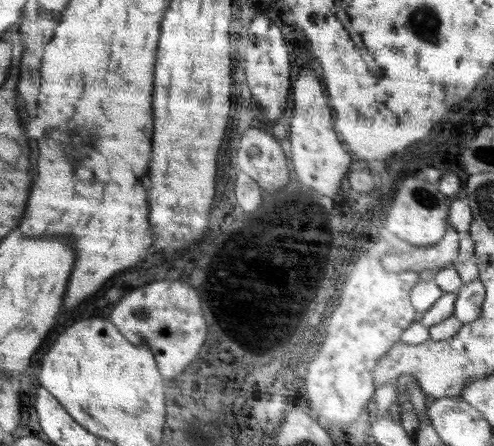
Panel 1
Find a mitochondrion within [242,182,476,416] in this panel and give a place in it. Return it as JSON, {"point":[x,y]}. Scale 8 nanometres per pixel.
{"point":[429,201]}

